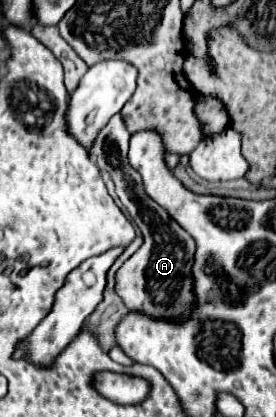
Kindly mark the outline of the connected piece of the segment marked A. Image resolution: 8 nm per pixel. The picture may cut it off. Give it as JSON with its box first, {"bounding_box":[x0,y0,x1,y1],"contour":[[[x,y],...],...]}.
{"bounding_box":[89,113,197,323],"contour":[[[121,113],[113,115],[109,123],[97,133],[89,153],[91,159],[97,163],[99,169],[107,171],[115,183],[115,193],[123,207],[129,211],[133,217],[135,225],[143,233],[143,245],[139,251],[125,261],[125,265],[117,271],[117,285],[115,291],[117,295],[125,301],[129,311],[145,313],[155,319],[167,319],[167,321],[177,321],[183,323],[189,319],[197,307],[197,299],[193,293],[193,255],[195,255],[195,241],[193,237],[177,223],[171,219],[171,215],[159,207],[143,189],[141,175],[133,171],[127,159],[129,151],[129,131],[121,119]]]}

